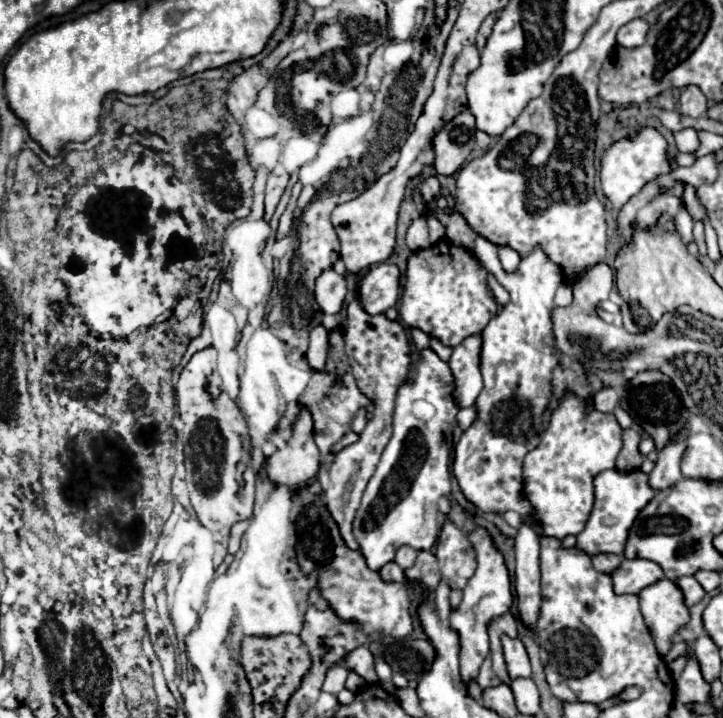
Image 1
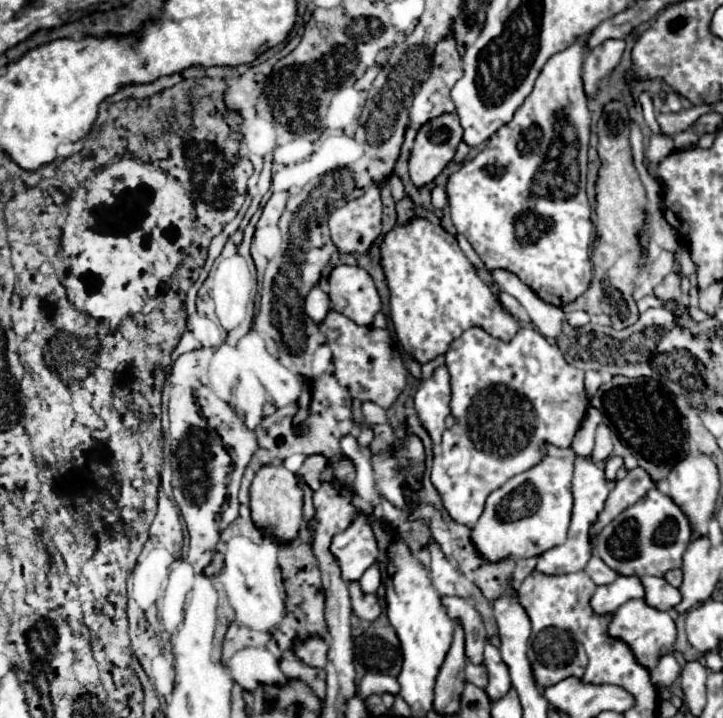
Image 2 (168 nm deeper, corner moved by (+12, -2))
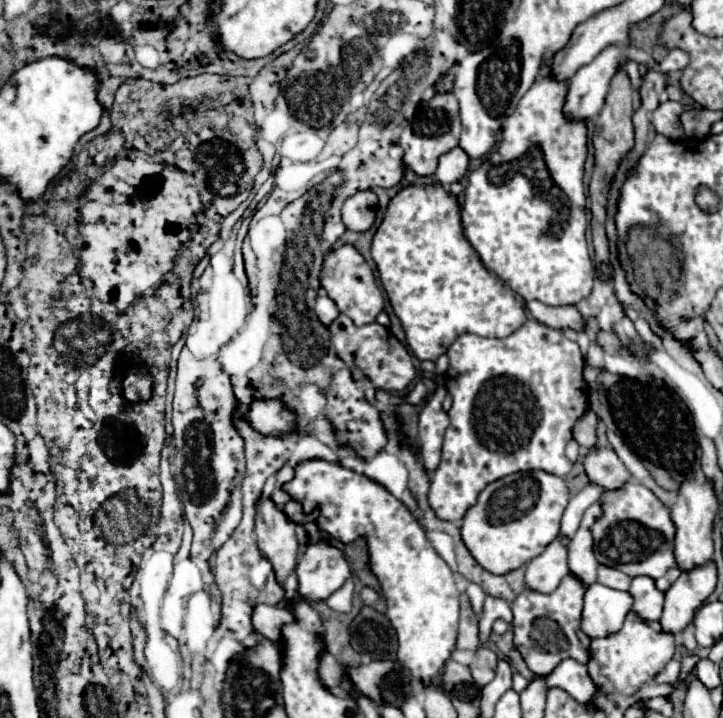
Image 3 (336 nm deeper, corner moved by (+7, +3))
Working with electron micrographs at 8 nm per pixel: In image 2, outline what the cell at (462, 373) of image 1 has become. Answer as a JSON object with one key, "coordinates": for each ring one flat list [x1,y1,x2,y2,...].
{"coordinates":[[440,366,432,378,420,382,418,392,414,394,414,408,436,448,446,430,444,418,450,414,450,376,446,366]]}

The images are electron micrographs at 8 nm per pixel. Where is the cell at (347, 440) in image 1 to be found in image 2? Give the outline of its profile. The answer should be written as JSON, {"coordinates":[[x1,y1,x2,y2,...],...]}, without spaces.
{"coordinates":[[308,456,306,460,304,460,304,464,302,464,302,468,298,470,298,476,300,476,300,480,306,484,306,486,310,486,314,492,316,492,316,488,322,484,322,480,320,480,320,472,324,470,324,466,326,466,326,460,324,460,324,456]]}

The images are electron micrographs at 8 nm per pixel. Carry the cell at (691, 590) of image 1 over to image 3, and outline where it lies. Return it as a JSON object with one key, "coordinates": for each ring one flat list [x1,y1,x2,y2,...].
{"coordinates":[[635,577,629,593,635,597,633,611,637,611,637,615,649,621,657,621,661,617,665,593,655,587,655,581,651,577]]}

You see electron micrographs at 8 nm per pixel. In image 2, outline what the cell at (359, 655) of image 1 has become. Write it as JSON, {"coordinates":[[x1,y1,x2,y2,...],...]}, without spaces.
{"coordinates":[[308,636,308,640,296,640,296,648,292,648,292,652,304,664,314,668,324,668,328,644,320,636]]}

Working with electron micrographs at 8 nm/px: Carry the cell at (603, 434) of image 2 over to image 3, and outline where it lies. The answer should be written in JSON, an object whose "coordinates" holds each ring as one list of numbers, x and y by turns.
{"coordinates":[[587,411,579,421,577,427,573,429,573,439,583,445,583,447,595,447,597,445,597,435,599,435,599,415,595,411]]}

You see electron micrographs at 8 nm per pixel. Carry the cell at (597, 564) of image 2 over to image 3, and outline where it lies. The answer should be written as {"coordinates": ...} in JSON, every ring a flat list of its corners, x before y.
{"coordinates":[[599,565,599,569,597,569,597,583,607,585,607,587,613,587,613,589,623,589,623,591,627,591,629,585,631,585,631,577,625,575,623,571,613,569,613,567]]}

